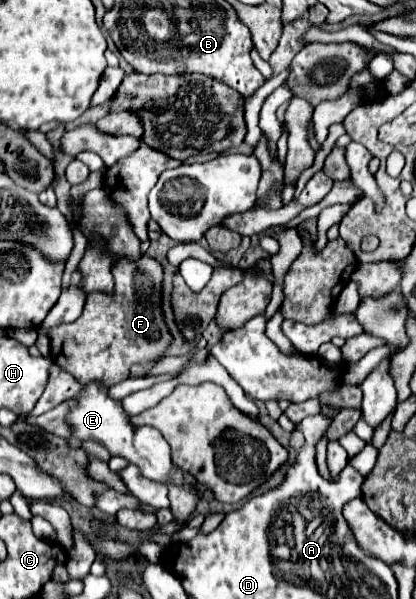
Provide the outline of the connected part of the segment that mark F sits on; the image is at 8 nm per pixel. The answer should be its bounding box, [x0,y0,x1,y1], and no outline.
[47,255,173,387]

